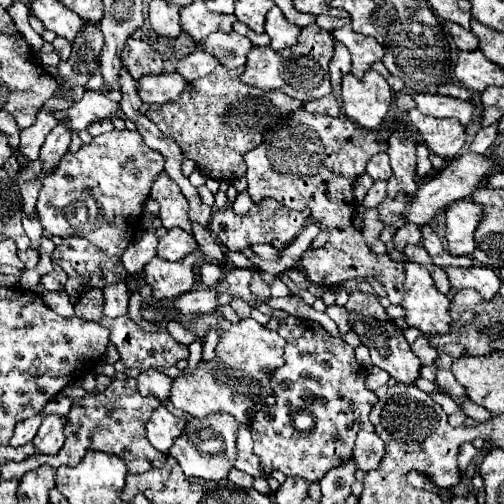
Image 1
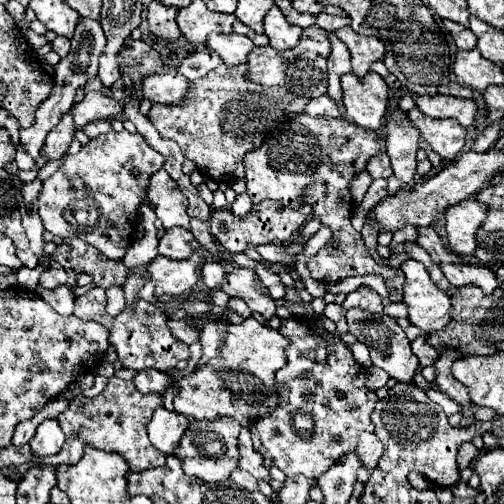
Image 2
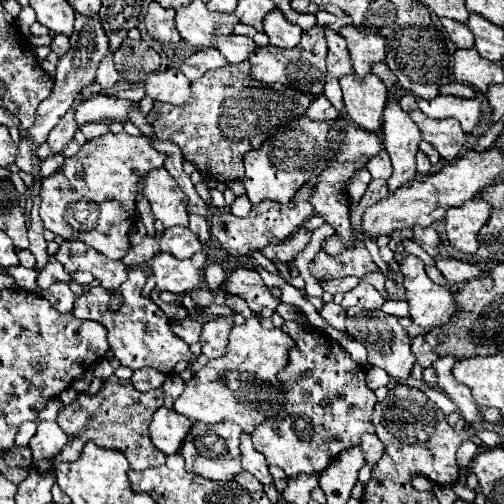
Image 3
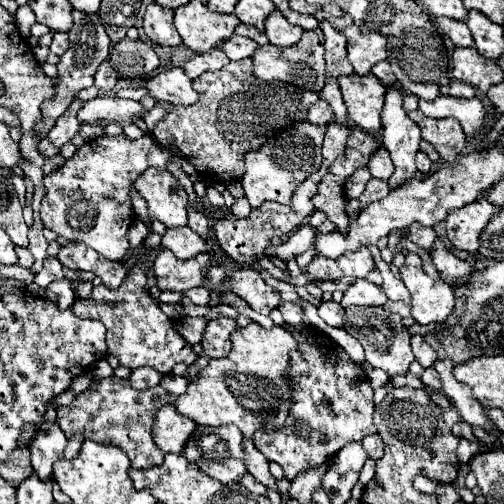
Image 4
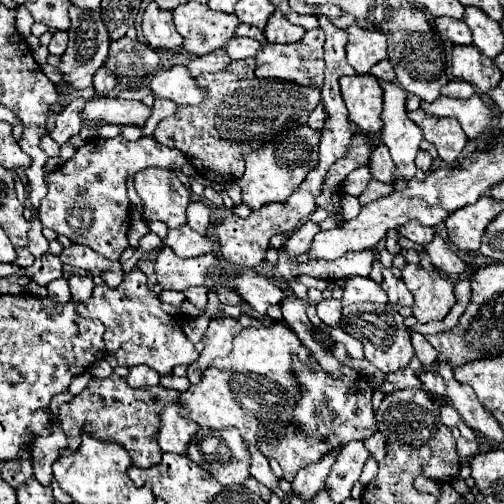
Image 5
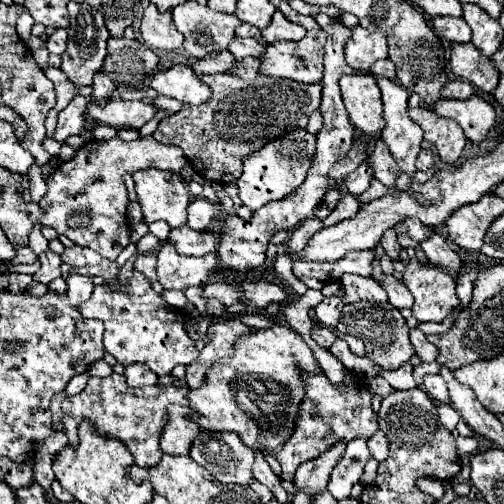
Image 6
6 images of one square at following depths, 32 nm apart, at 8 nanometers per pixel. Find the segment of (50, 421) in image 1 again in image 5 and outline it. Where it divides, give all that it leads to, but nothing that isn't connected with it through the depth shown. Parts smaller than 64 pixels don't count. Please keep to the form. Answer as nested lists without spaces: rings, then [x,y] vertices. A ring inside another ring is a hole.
[[[52,424],[48,436],[40,436],[40,440],[32,440],[32,466],[34,476],[40,484],[52,482],[52,464],[62,456],[62,450],[68,446],[68,438],[58,424]]]

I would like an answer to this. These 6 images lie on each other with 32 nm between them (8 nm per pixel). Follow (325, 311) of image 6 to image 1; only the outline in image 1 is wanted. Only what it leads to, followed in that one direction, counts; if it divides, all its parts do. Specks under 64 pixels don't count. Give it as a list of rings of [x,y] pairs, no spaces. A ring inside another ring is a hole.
[[[328,306],[328,310],[326,310],[326,314],[336,322],[336,326],[338,326],[338,332],[340,332],[340,336],[344,336],[352,326],[350,326],[350,320],[348,320],[348,310],[344,308],[344,306]]]

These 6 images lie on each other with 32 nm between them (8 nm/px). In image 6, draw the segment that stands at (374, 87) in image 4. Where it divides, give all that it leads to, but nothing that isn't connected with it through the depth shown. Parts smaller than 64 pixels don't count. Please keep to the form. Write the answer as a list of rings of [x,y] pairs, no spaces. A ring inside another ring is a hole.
[[[352,74],[340,78],[340,90],[350,120],[364,134],[378,134],[384,128],[380,88],[370,74]]]

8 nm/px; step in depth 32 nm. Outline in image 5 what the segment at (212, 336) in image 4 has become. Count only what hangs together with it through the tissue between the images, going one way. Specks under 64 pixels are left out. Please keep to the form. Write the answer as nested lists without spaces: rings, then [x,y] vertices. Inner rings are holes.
[[[212,318],[210,326],[202,338],[204,350],[200,358],[188,366],[188,380],[192,384],[200,382],[202,372],[210,366],[210,362],[218,356],[228,356],[232,352],[232,338],[242,330],[240,322],[234,318]]]

